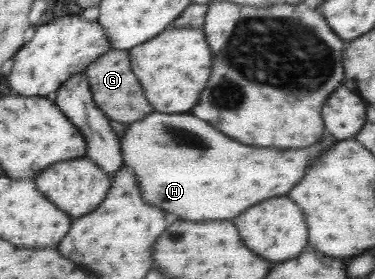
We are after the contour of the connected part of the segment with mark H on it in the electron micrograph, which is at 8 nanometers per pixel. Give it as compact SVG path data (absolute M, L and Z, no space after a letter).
M151 113L151 117L143 117L143 121L128 124L129 127L120 138L124 163L132 169L139 182L142 200L147 205L158 207L164 213L173 213L179 219L187 221L205 221L205 219L231 219L245 211L247 207L255 205L267 198L283 196L299 181L307 161L333 143L333 139L323 139L307 149L259 149L241 145L238 141L231 141L223 133L211 125L207 125L193 113L177 114Z

